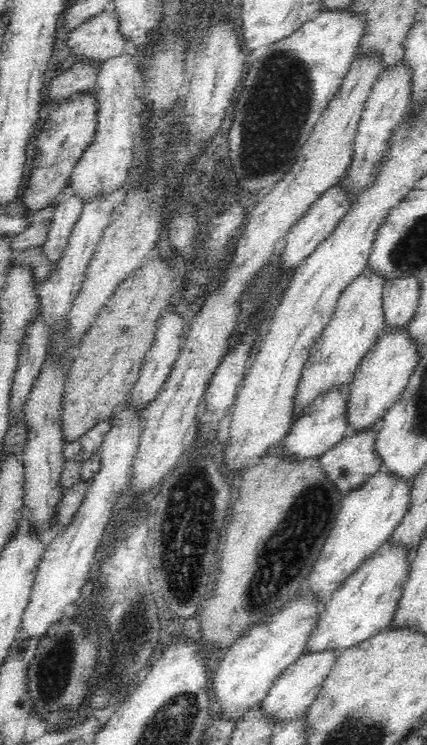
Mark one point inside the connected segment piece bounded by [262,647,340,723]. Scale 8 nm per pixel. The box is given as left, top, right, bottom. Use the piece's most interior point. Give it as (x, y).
(290, 695)

